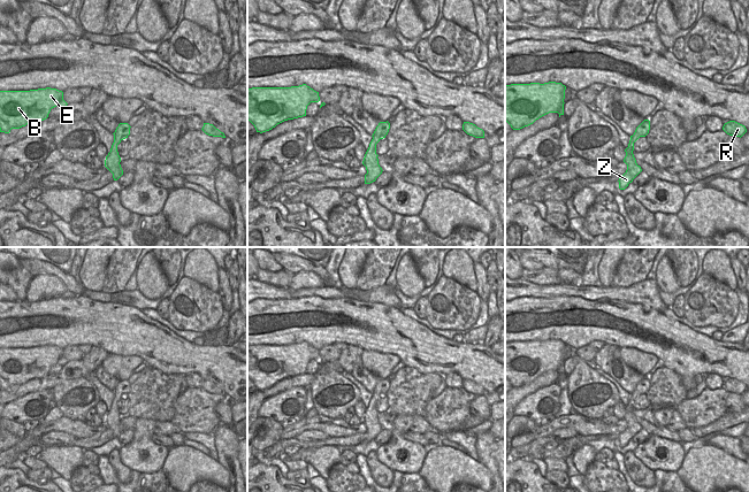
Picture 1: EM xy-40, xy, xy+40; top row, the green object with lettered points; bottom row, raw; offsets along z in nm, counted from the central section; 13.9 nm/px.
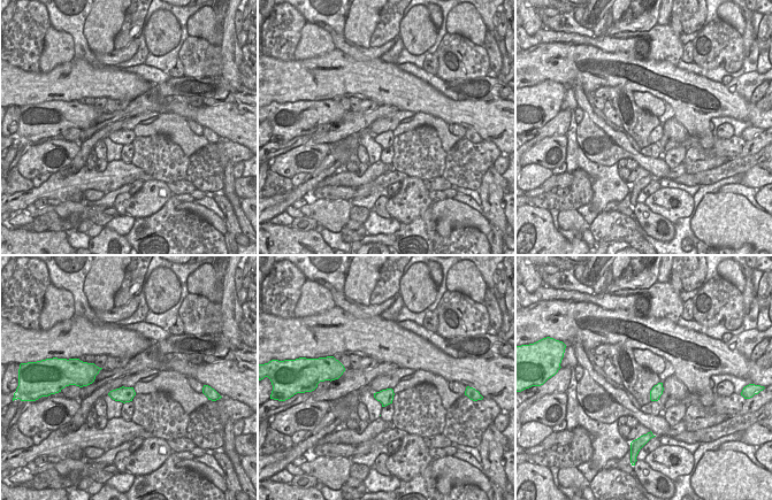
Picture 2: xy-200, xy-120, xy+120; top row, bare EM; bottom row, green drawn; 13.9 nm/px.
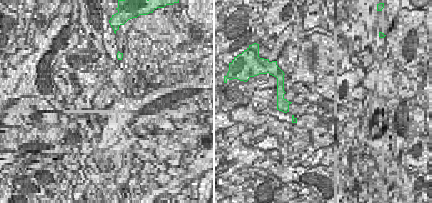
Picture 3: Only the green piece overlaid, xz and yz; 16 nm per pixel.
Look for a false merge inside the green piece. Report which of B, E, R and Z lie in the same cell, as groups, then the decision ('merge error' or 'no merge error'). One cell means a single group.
B E R Z; no merge error

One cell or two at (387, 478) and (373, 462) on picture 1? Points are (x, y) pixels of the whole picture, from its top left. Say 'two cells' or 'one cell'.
one cell

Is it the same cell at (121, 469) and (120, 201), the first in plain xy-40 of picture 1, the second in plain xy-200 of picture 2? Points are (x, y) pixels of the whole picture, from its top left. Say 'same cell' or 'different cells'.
same cell

